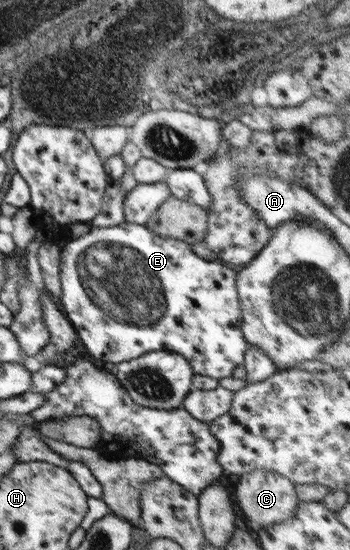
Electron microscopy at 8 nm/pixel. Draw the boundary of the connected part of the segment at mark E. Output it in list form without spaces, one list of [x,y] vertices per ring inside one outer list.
[[[132,222],[120,223],[112,227],[91,227],[90,231],[84,235],[73,238],[60,251],[60,280],[62,287],[62,298],[59,306],[64,312],[65,317],[72,323],[76,330],[78,339],[84,344],[86,351],[94,355],[96,359],[110,361],[110,363],[120,363],[130,361],[131,359],[144,356],[149,352],[163,350],[164,352],[178,353],[184,357],[190,365],[192,371],[198,375],[208,375],[214,379],[220,380],[224,377],[230,377],[238,366],[242,366],[245,360],[245,354],[248,343],[244,340],[242,333],[241,306],[236,288],[237,269],[226,265],[221,261],[206,261],[198,257],[191,249],[191,245],[184,243],[172,237],[160,237],[154,231],[150,231],[145,225]]]

